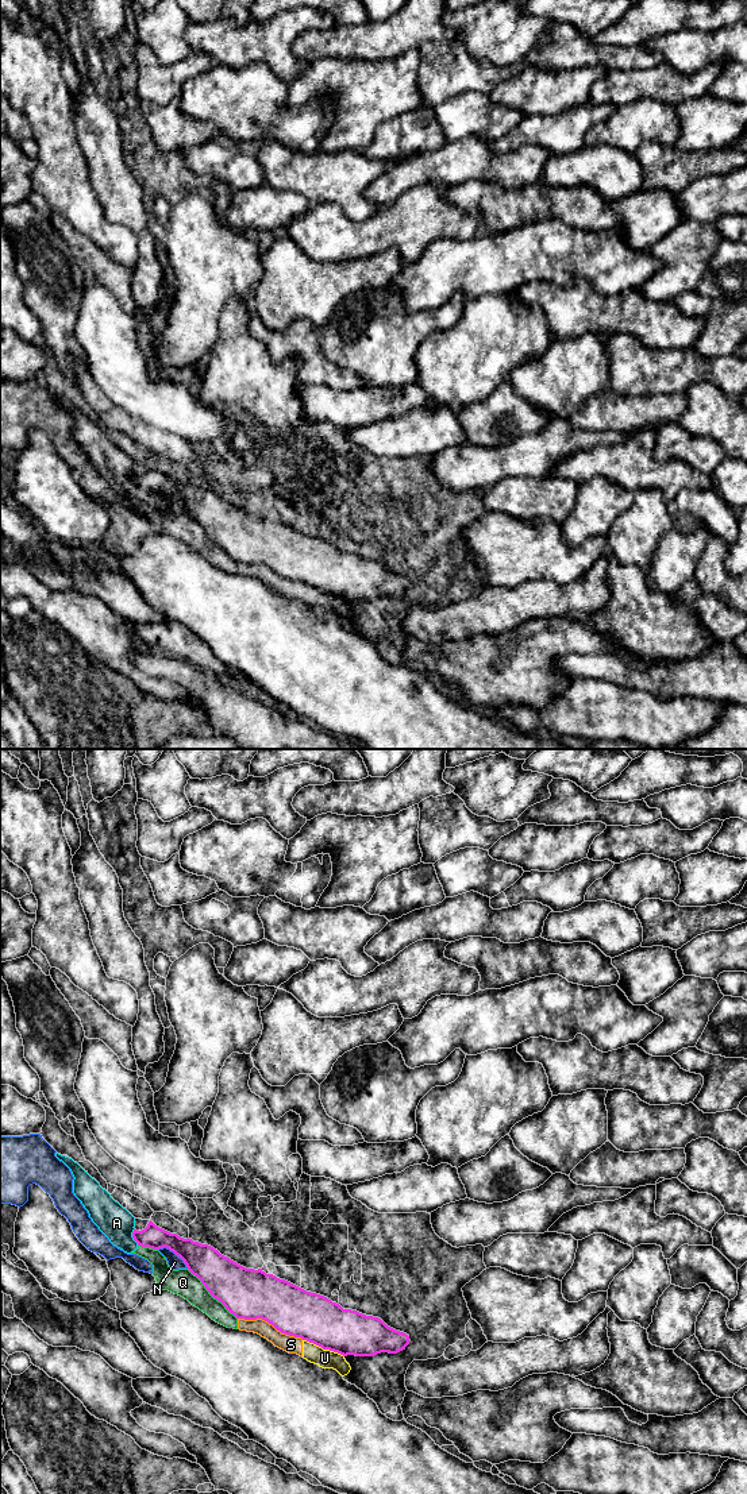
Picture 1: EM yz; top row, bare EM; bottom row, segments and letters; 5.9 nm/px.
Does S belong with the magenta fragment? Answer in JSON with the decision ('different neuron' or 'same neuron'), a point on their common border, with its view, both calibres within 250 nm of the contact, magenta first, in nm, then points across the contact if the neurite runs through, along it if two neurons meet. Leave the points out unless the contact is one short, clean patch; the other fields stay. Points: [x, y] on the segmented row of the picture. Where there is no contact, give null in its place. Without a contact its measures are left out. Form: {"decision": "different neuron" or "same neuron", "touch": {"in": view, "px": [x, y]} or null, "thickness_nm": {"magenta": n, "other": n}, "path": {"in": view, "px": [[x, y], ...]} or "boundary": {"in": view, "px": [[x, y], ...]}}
{"decision": "different neuron", "touch": {"in": "yz", "px": [270, 1323]}, "thickness_nm": {"magenta": 300, "other": 100}, "boundary": {"in": "yz", "px": [[238, 1317], [264, 1319], [281, 1332], [303, 1339]]}}

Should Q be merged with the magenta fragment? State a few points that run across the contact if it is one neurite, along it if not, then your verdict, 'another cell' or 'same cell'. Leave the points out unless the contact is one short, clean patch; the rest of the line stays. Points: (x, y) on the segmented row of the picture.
another cell

